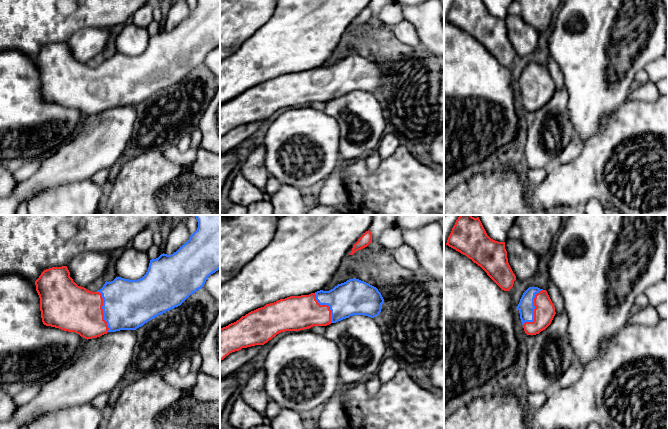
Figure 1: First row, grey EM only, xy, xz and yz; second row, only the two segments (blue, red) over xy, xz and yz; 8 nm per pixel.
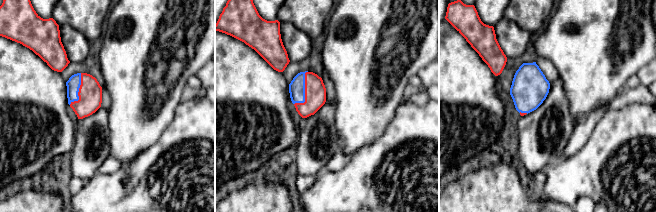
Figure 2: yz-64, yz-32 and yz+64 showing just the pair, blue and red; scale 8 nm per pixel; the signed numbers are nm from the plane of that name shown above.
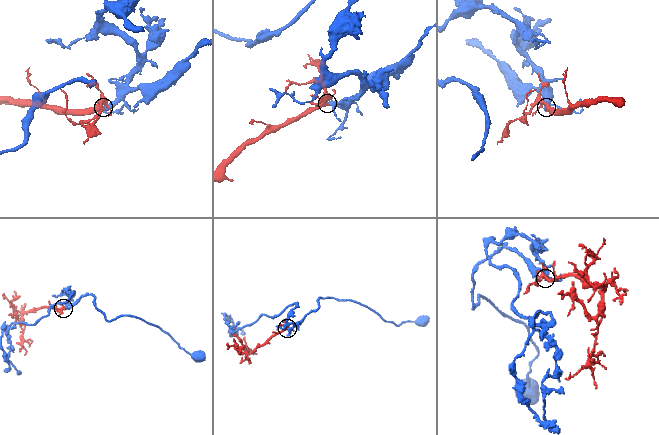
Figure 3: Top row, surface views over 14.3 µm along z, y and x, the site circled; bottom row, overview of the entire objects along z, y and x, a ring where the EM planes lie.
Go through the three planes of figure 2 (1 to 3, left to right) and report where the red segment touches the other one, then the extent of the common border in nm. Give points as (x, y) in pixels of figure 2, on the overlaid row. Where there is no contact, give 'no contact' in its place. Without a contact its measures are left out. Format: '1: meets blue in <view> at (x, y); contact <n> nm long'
1: meets blue in yz-64 at (78, 91); contact 280 nm long
2: meets blue in yz-32 at (304, 91); contact 300 nm long
3: meets blue in yz+64 at (523, 112); contact 70 nm long

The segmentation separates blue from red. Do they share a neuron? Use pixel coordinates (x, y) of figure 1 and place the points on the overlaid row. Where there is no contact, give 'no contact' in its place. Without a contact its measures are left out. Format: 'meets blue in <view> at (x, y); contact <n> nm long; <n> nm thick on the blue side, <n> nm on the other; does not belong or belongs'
meets blue in yz at (533, 310); contact 340 nm long; 130 nm thick on the blue side, 170 nm on the other; belongs

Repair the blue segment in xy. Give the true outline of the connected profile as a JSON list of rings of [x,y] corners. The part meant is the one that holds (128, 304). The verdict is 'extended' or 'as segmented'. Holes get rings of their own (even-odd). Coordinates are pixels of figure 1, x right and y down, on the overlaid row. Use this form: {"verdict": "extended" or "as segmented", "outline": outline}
{"verdict": "extended", "outline": [[[194,215],[194,216],[196,217],[198,222],[198,228],[193,234],[191,234],[189,240],[173,254],[167,255],[163,253],[158,258],[150,260],[148,271],[140,279],[129,280],[121,277],[116,277],[111,282],[106,281],[103,287],[97,292],[91,292],[84,287],[78,286],[73,281],[73,279],[70,277],[70,272],[67,266],[52,267],[44,270],[39,276],[39,278],[35,281],[36,291],[40,298],[40,311],[43,324],[46,326],[59,328],[64,331],[75,332],[79,334],[81,337],[88,340],[100,337],[104,334],[107,334],[108,332],[116,332],[120,330],[136,330],[137,328],[143,326],[145,323],[157,317],[158,315],[161,315],[166,311],[169,311],[175,307],[180,306],[190,295],[192,295],[197,290],[204,287],[207,278],[211,274],[215,273],[220,269],[220,215]]]}

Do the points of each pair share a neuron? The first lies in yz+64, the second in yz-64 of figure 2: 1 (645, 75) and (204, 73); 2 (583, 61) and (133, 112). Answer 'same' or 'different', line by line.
1: same
2: same

